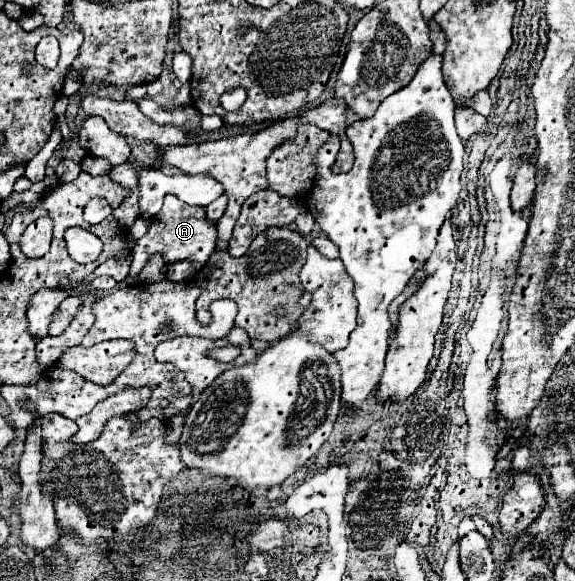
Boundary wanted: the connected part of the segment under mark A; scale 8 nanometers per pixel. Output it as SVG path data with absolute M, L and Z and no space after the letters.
M165 196L163 208L153 218L149 232L136 241L133 249L133 260L130 266L127 284L135 286L137 275L141 272L147 256L155 254L155 252L167 252L167 262L177 262L177 260L191 260L195 264L197 270L201 270L207 262L207 258L211 256L211 252L215 250L215 242L217 242L217 230L215 224L207 220L205 216L205 208L201 206L187 206L183 204L177 196Z

